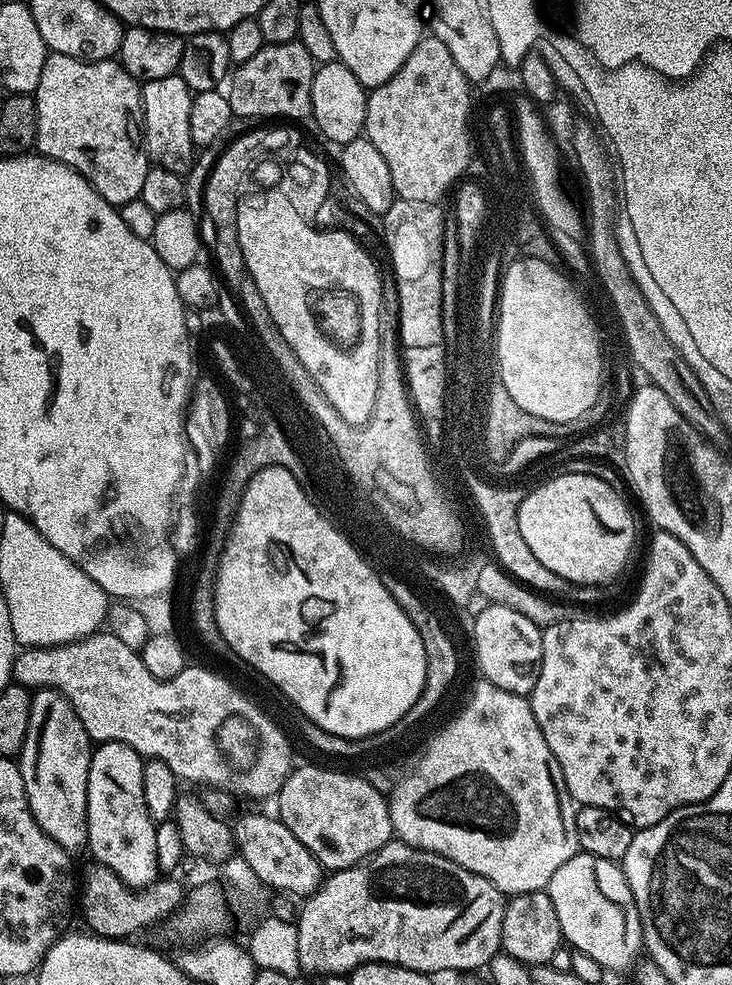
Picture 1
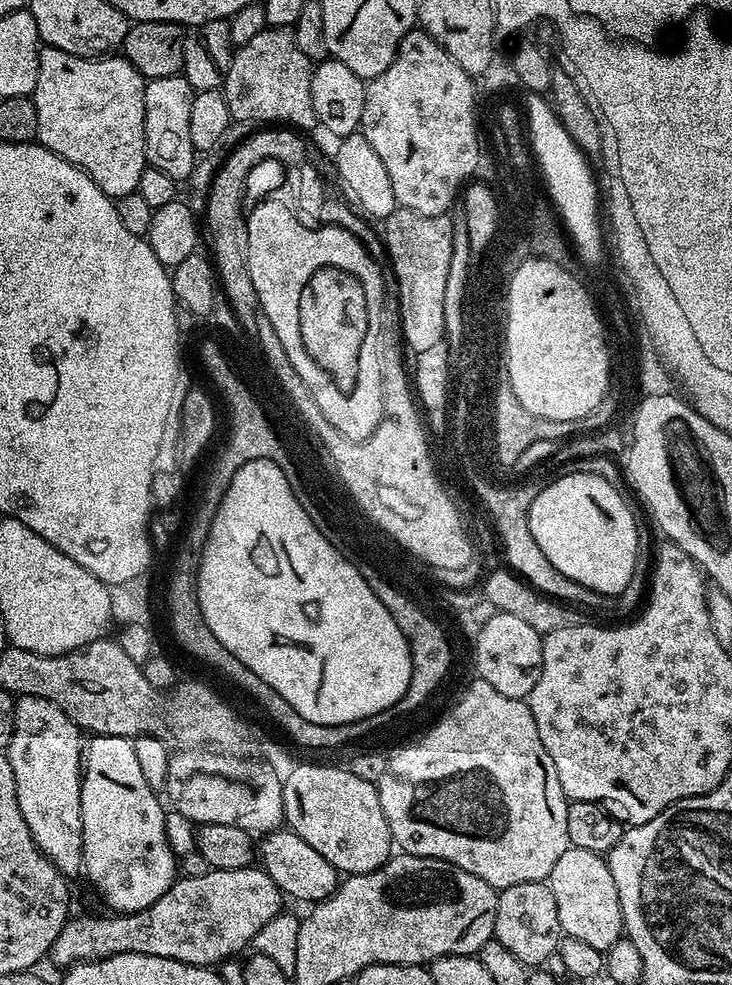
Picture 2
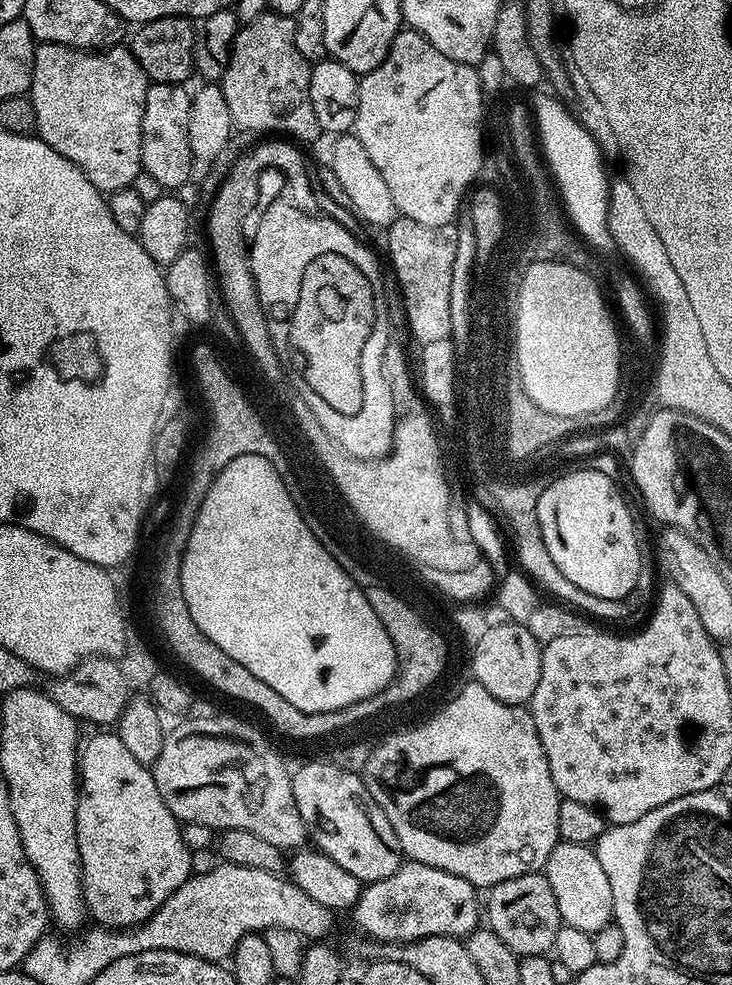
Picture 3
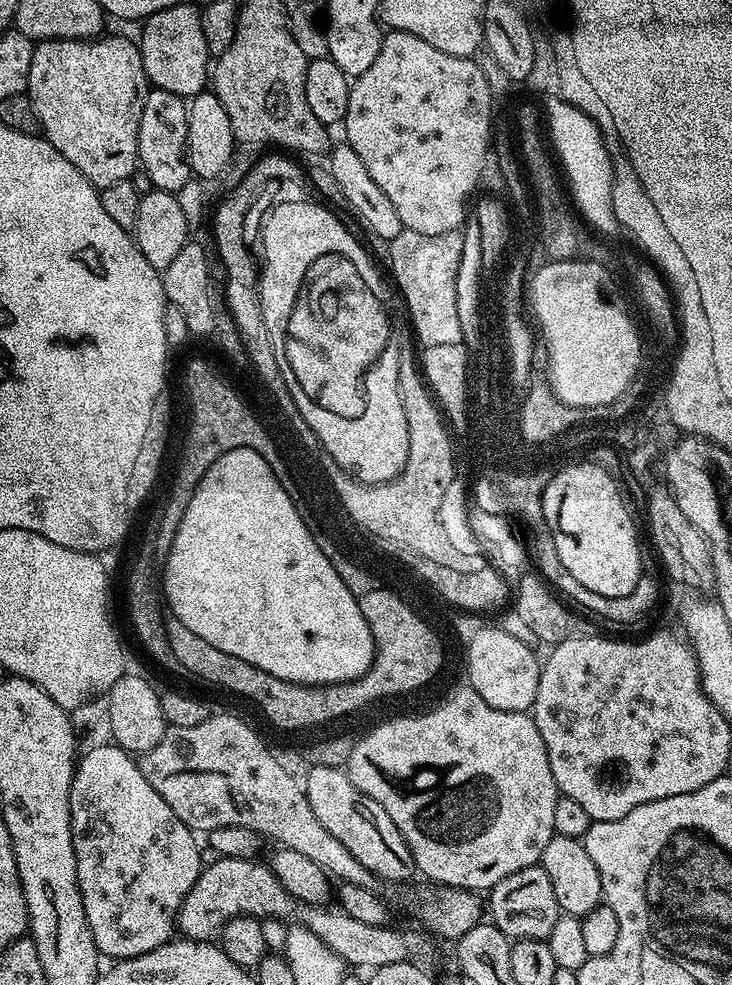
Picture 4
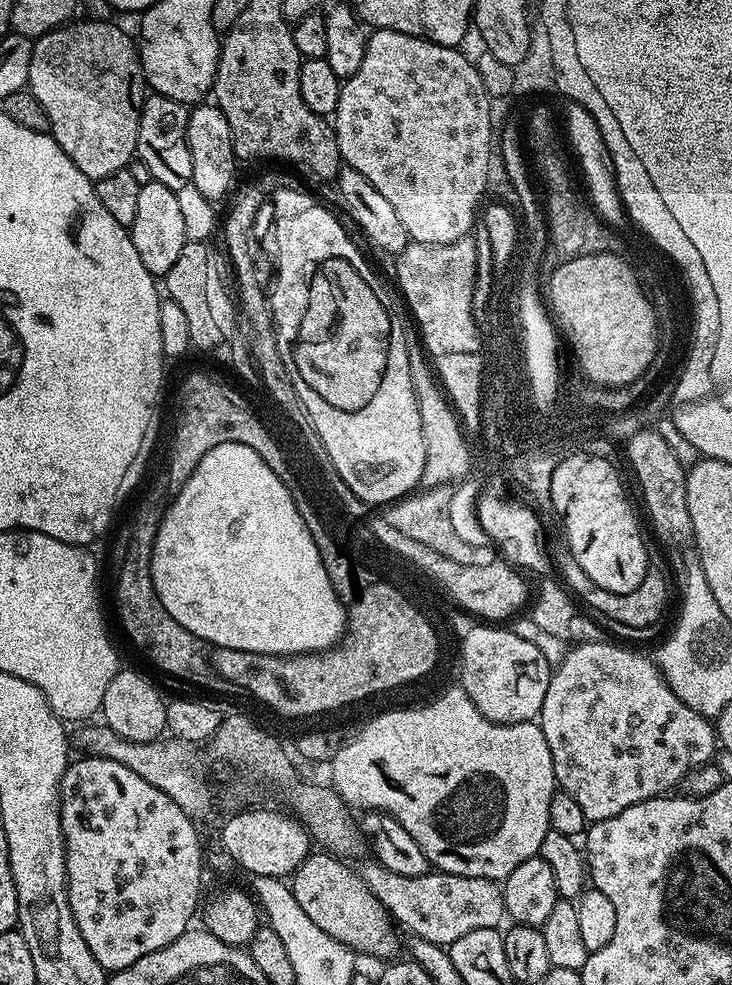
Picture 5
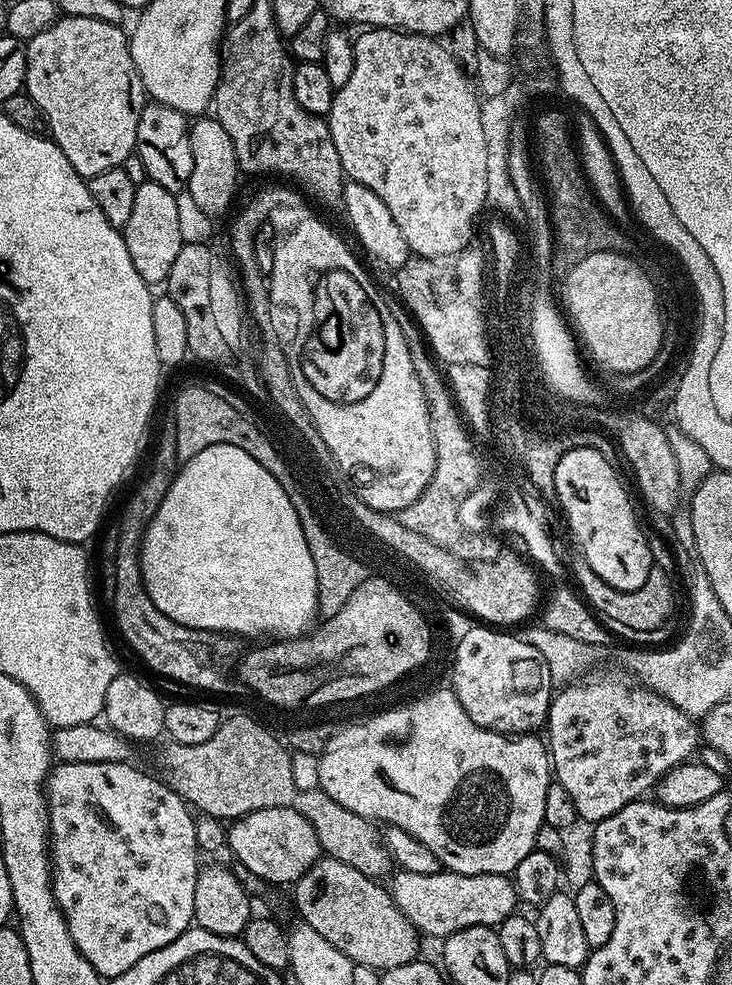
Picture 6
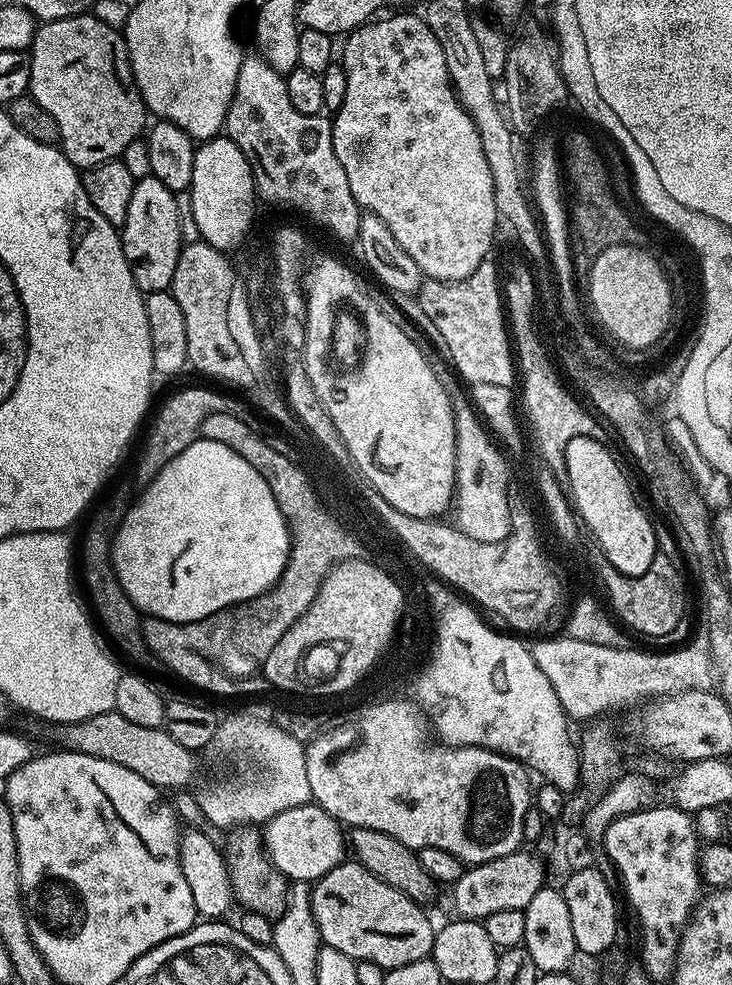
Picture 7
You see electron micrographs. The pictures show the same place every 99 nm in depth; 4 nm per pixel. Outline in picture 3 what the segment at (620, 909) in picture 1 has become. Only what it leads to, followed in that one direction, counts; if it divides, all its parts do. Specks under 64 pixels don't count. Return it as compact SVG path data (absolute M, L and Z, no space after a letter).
M561 840L554 846L542 871L548 877L550 890L554 890L558 914L564 924L574 926L574 930L595 934L613 923L614 894L610 894L610 881L606 879L606 870L602 870L602 862L598 862L589 845Z

